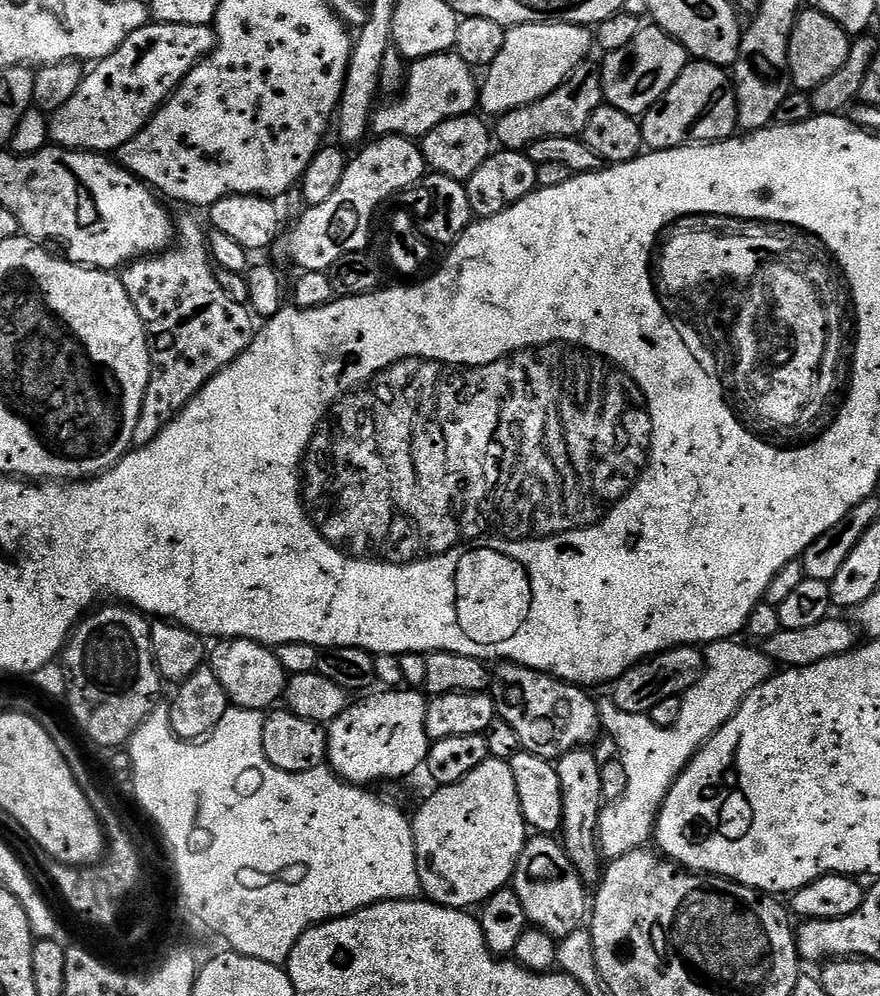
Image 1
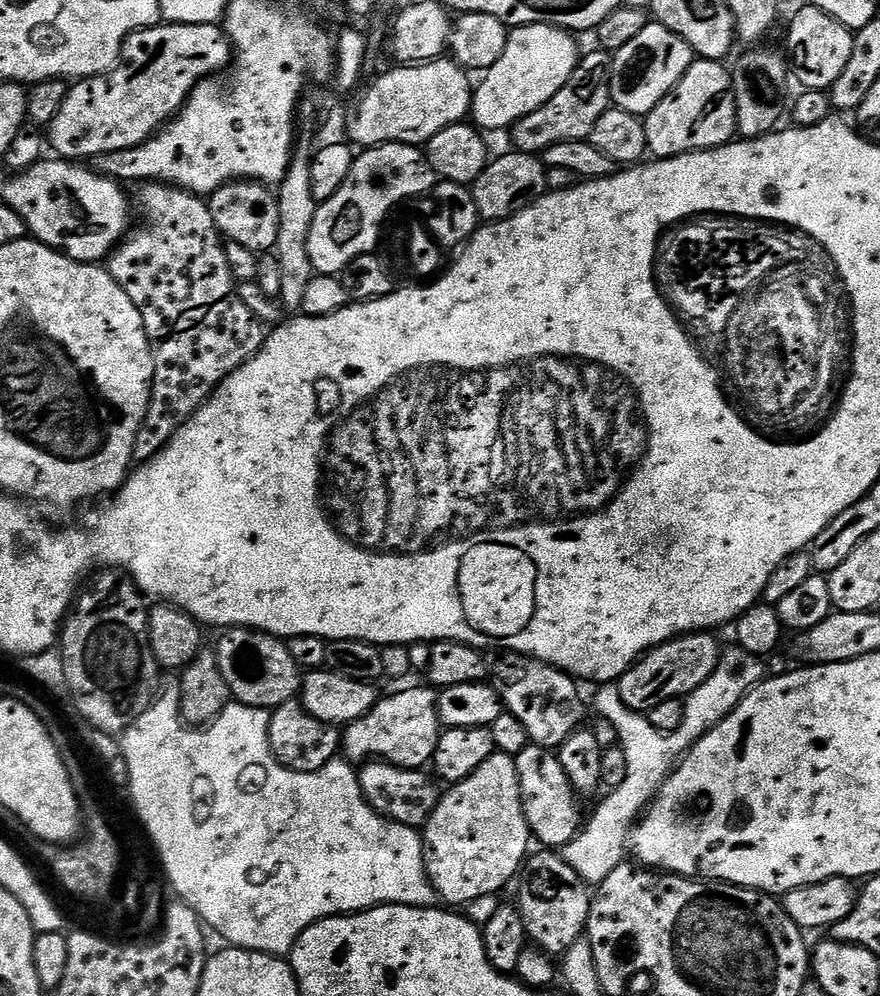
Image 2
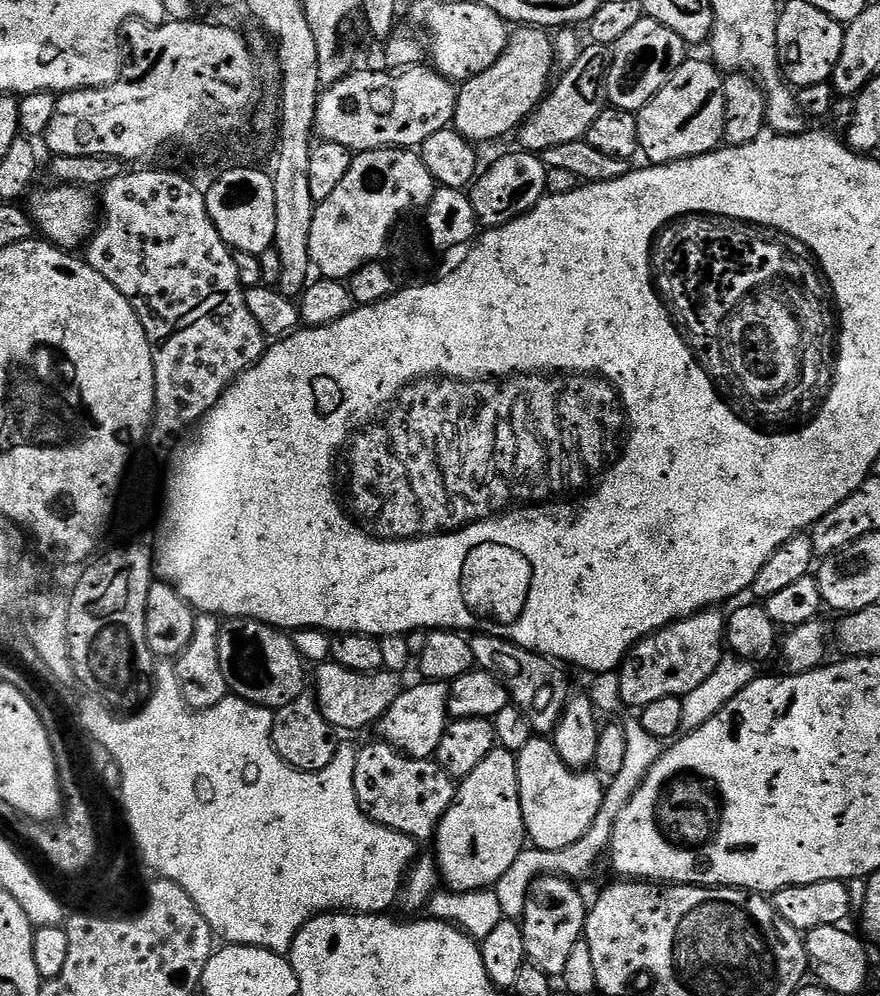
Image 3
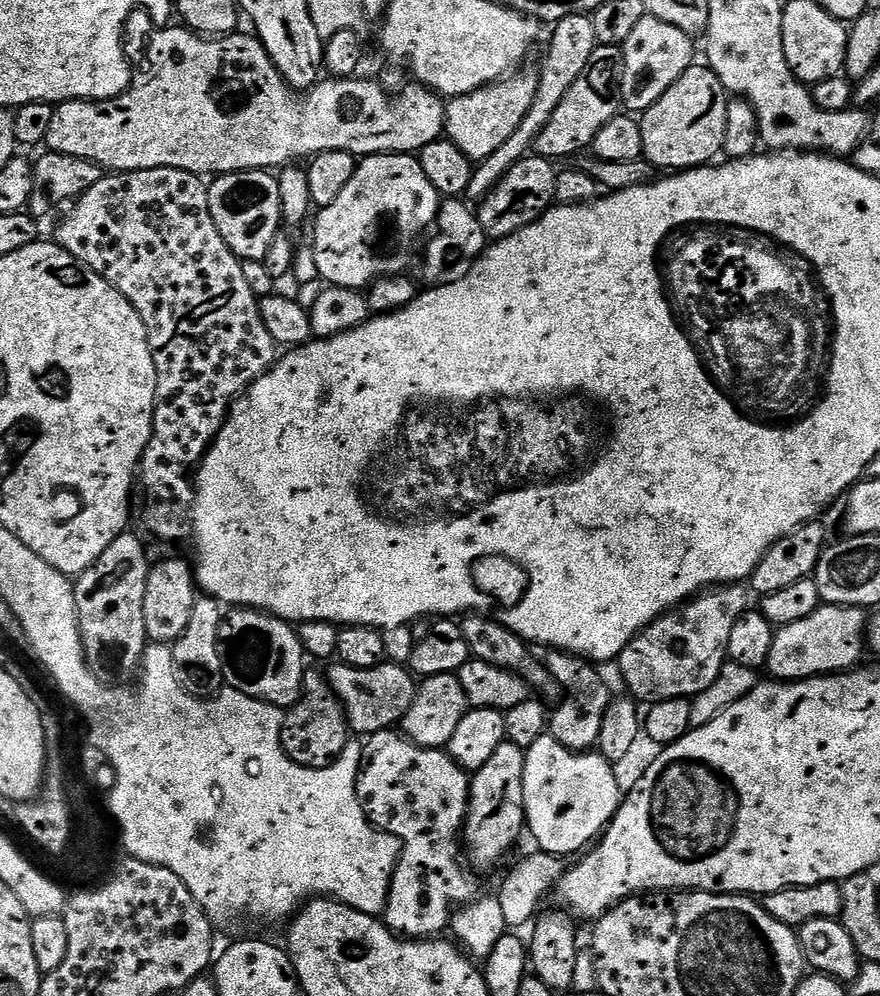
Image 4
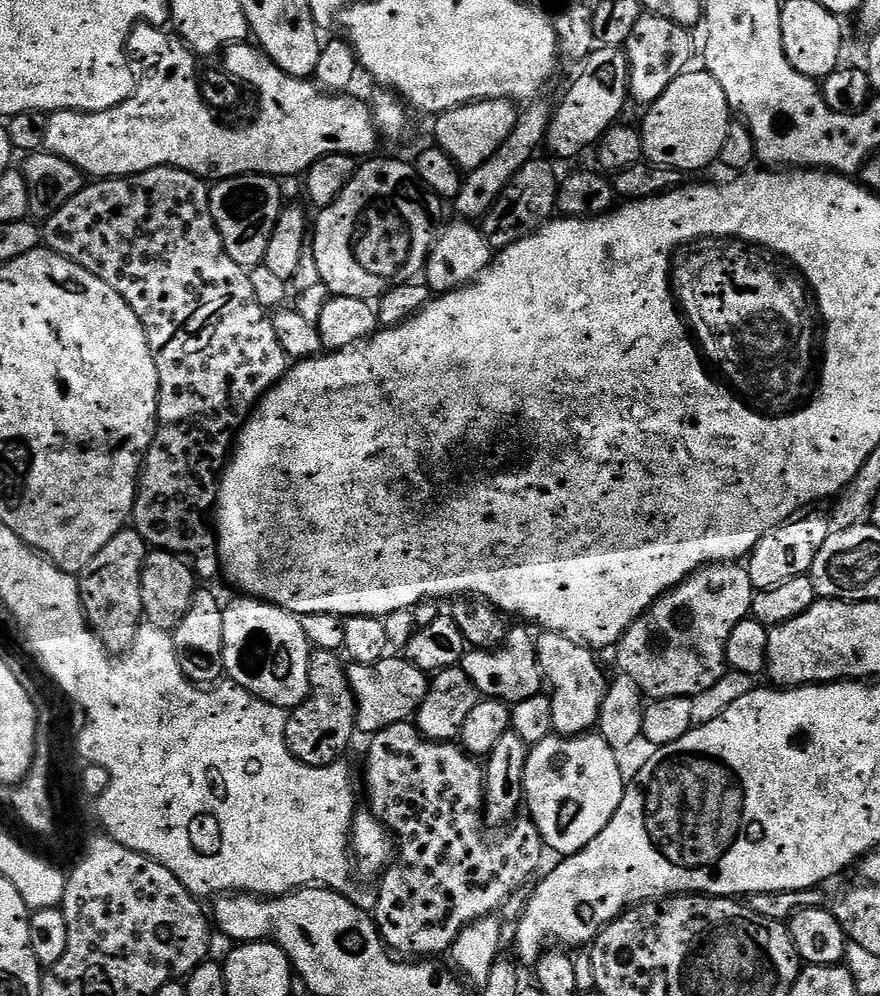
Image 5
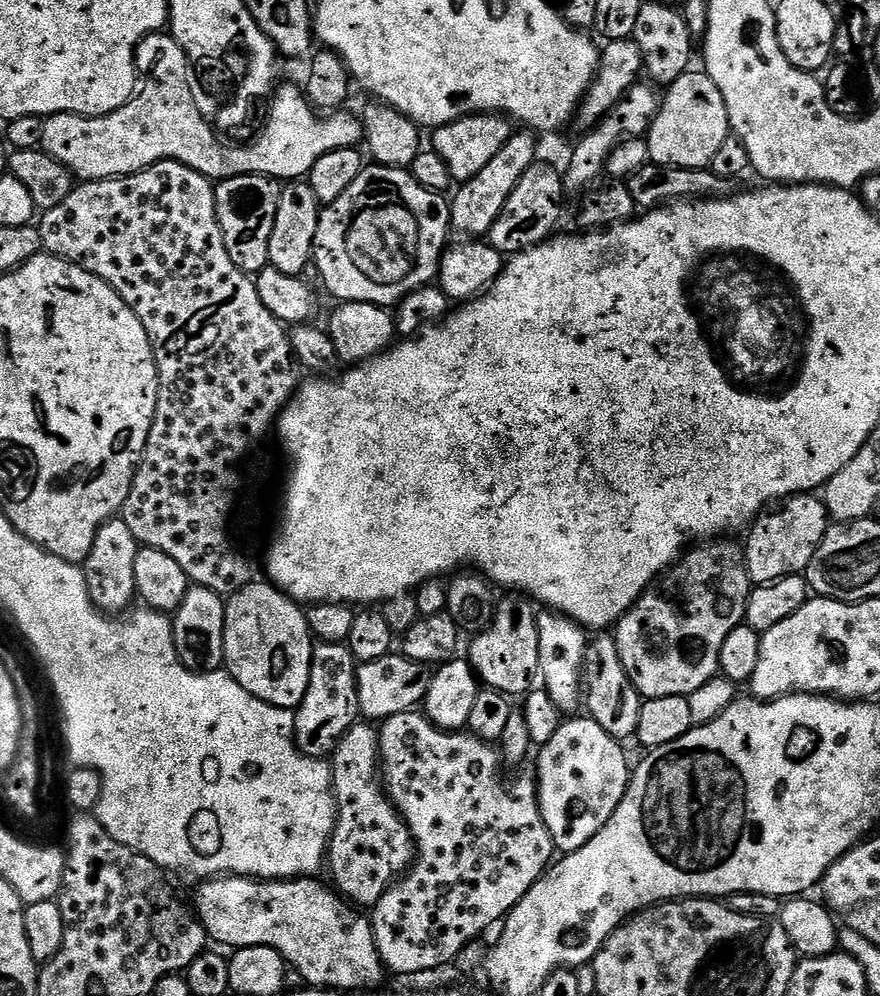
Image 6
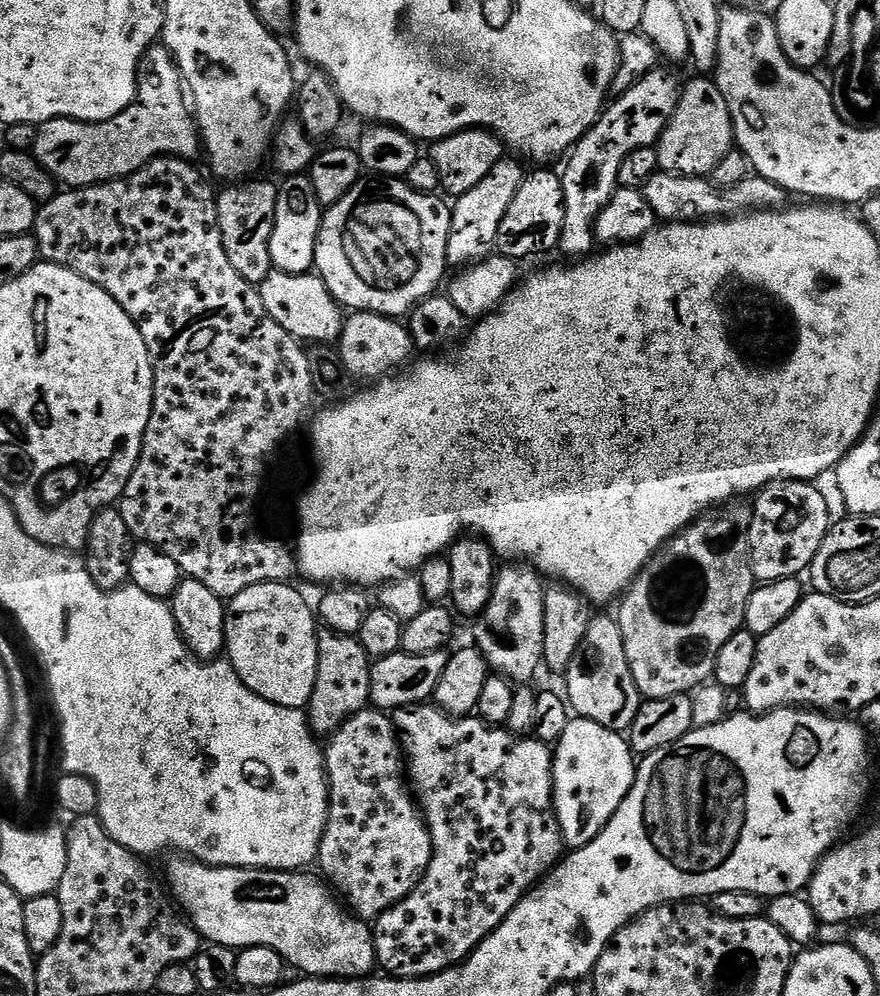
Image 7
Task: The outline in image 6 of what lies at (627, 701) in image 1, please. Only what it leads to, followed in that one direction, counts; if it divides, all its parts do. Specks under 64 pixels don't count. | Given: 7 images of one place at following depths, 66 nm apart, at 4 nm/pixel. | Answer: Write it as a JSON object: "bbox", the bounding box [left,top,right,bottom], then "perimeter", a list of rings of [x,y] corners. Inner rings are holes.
{"bbox":[614,542,750,700],"perimeter":[[[704,542],[689,547],[669,571],[646,589],[637,600],[636,607],[631,608],[614,625],[618,658],[622,658],[622,666],[641,697],[650,700],[667,696],[689,697],[694,694],[694,690],[706,686],[706,682],[718,675],[722,642],[726,642],[730,630],[744,623],[750,591],[741,545],[720,543],[724,542]]]}

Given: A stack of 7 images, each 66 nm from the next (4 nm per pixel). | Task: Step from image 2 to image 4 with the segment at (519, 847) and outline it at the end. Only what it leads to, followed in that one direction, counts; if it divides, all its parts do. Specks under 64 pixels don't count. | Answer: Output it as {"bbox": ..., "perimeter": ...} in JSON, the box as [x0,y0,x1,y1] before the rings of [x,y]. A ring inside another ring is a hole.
{"bbox":[462,742,526,869],"perimeter":[[[505,742],[498,746],[494,758],[474,773],[468,793],[468,816],[464,820],[462,848],[473,869],[492,868],[512,847],[526,828],[524,818],[525,749]]]}

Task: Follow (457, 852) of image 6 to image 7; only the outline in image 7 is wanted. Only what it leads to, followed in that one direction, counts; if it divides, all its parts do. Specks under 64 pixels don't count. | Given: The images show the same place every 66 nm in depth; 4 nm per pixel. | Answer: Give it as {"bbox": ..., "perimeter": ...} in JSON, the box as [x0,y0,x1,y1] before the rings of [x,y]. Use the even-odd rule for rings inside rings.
{"bbox":[374,702,566,980],"perimeter":[[[432,702],[395,709],[391,713],[391,718],[396,725],[396,735],[400,737],[400,747],[406,761],[406,779],[424,813],[428,827],[432,829],[432,858],[423,879],[416,884],[416,888],[407,898],[395,904],[388,912],[382,913],[374,922],[375,931],[378,933],[376,962],[381,969],[384,967],[388,971],[385,973],[389,977],[418,980],[425,976],[435,976],[437,972],[444,972],[467,960],[473,949],[507,918],[525,893],[560,863],[565,855],[566,845],[552,811],[553,749],[549,745],[535,738],[521,738],[504,726],[489,726],[479,718],[450,716]]]}

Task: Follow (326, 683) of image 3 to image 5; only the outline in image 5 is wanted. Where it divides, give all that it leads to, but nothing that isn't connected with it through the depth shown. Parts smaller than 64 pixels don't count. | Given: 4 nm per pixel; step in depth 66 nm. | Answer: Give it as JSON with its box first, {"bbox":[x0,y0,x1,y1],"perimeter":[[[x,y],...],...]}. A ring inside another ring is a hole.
{"bbox":[347,655,430,733],"perimeter":[[[389,655],[377,664],[347,665],[348,681],[356,695],[356,727],[361,733],[381,732],[386,730],[386,726],[394,726],[403,720],[411,721],[426,698],[430,687],[429,673],[395,655]]]}

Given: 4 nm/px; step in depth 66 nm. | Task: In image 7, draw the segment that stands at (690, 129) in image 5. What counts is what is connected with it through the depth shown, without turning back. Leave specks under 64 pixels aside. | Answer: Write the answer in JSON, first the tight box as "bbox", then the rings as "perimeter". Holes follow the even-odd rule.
{"bbox":[655,78,733,177],"perimeter":[[[696,78],[680,89],[680,101],[655,145],[660,168],[678,176],[707,177],[725,154],[733,151],[732,119],[726,102],[711,79]]]}

